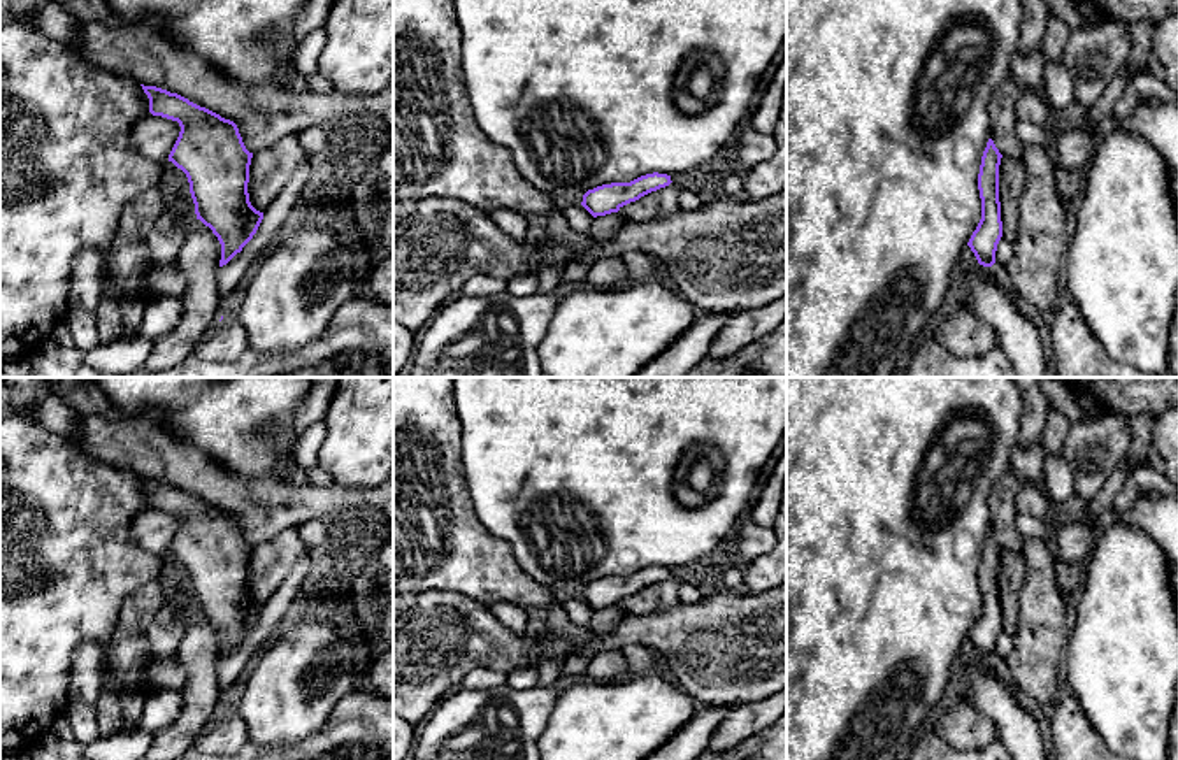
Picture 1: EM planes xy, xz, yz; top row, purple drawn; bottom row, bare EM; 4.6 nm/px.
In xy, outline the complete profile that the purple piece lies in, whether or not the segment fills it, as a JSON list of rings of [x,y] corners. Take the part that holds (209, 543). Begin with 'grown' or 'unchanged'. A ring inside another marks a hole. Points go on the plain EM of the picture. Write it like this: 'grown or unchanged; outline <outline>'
unchanged; outline [[[140,479],[149,491],[149,505],[181,520],[169,555],[186,567],[197,613],[218,630],[223,660],[253,632],[263,613],[248,586],[253,546],[233,514],[177,486]]]

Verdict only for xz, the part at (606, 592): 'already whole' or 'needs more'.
already whole

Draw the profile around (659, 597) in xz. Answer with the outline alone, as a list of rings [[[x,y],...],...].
[[[671,576],[665,581],[651,584],[636,595],[620,600],[618,607],[625,614],[653,614],[667,611],[679,604],[679,586],[683,583]]]

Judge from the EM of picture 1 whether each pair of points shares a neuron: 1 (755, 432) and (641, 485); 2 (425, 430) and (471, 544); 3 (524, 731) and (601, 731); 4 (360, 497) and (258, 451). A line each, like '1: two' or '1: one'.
1: one
2: one
3: two
4: two

